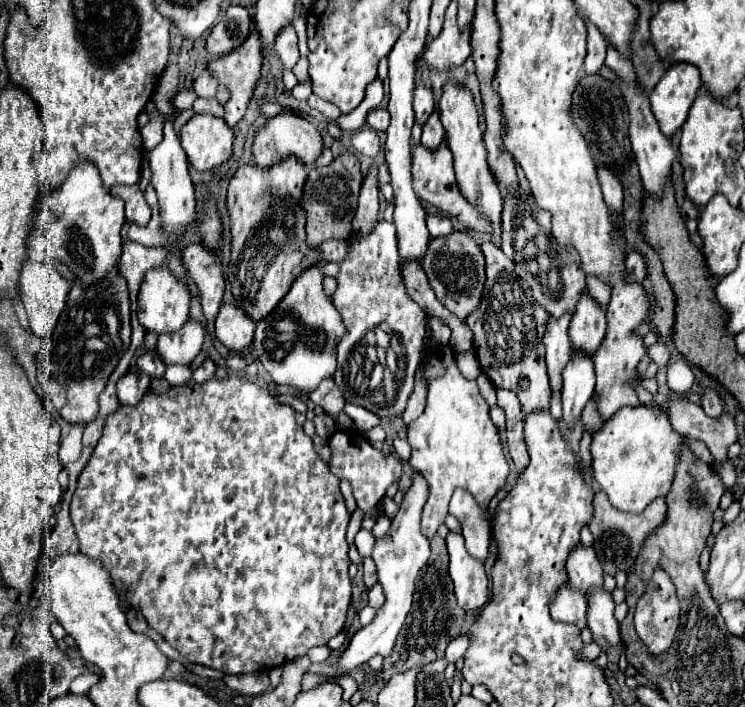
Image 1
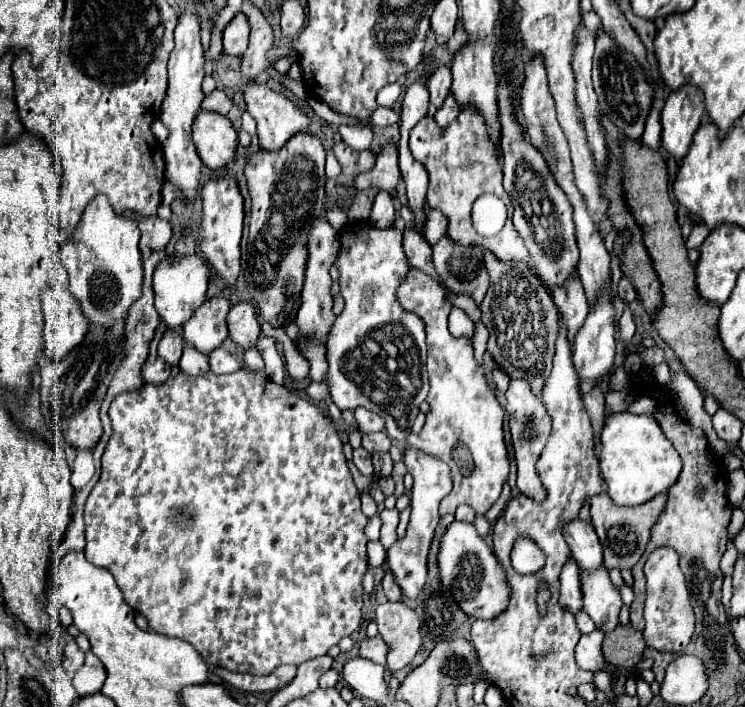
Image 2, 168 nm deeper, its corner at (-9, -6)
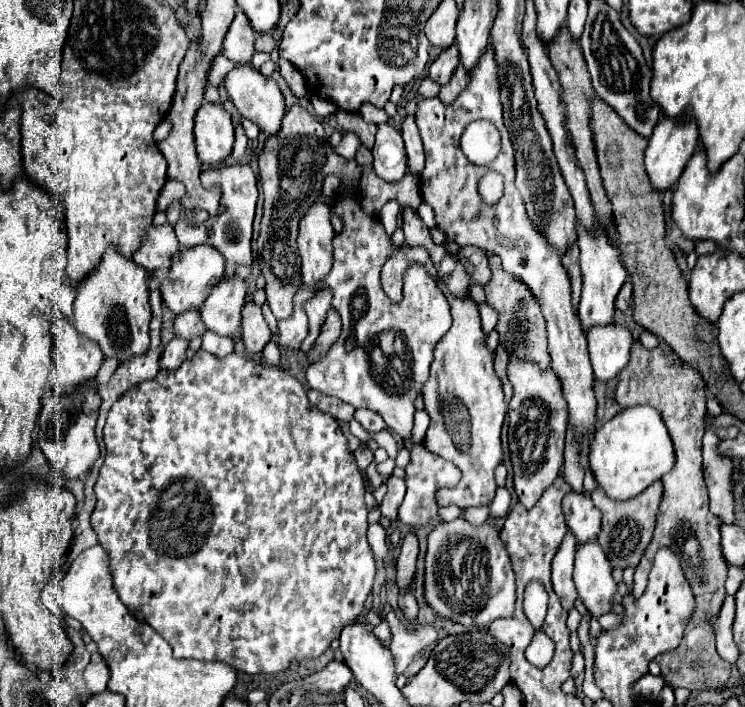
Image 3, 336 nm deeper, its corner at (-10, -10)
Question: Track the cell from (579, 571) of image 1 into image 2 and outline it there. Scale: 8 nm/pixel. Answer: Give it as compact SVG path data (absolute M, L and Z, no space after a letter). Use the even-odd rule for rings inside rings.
M581 518L573 522L569 520L569 524L565 524L565 540L571 548L571 556L581 570L595 570L601 566L603 550L591 522L585 522Z

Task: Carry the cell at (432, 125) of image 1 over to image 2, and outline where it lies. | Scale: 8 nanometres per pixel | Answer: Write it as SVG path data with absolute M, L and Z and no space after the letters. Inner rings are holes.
M449 92L449 96L445 98L445 104L435 114L435 122L439 126L447 126L459 116L459 112L461 112L461 106L457 104L457 100L453 100L453 92Z

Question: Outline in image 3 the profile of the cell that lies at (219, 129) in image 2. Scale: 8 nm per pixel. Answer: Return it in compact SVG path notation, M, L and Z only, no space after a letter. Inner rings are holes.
M204 102L196 114L194 140L198 158L202 162L224 162L234 146L234 126L230 114L220 104Z

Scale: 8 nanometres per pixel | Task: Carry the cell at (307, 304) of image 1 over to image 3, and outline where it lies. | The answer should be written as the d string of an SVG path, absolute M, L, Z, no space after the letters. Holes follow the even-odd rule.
M318 202L302 218L298 234L304 286L318 288L318 284L330 272L332 240L334 240L334 230L330 224L330 208L326 202Z

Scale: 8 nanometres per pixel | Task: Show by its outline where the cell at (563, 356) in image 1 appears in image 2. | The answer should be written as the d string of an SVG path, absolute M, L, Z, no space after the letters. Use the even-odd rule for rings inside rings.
M573 274L573 280L567 280L567 284L557 286L551 296L559 308L561 320L565 322L565 326L569 330L569 340L573 340L577 330L581 328L583 320L587 318L585 314L589 314L589 304L587 304L579 276Z

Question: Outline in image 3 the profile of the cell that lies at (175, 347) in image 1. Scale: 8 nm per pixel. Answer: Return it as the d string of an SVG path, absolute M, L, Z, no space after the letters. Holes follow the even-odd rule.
M234 276L230 280L222 280L218 288L208 296L208 300L200 308L200 318L206 330L236 338L240 334L240 310L246 298L246 284Z

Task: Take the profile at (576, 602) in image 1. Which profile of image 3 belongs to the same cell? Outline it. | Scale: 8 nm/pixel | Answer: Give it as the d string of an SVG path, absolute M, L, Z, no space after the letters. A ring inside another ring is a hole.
M568 532L554 556L554 564L552 564L552 584L554 584L554 592L560 598L560 604L564 610L572 610L574 602L578 598L576 588L574 588L574 580L572 580L572 570L574 570L574 556L576 556L576 540L574 536Z

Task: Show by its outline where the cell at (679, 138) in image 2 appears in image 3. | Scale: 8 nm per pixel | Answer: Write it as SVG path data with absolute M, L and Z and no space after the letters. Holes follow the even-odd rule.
M662 116L660 122L654 128L654 134L650 136L650 144L646 150L646 172L650 176L650 182L654 184L656 190L666 190L670 188L682 174L686 162L690 160L690 156L694 154L696 146L698 146L698 122L694 116Z

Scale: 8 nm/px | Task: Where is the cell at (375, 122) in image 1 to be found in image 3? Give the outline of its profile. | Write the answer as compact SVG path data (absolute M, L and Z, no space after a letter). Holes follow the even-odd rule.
M372 104L362 106L360 116L362 116L366 122L370 122L370 124L382 124L382 122L388 122L388 120L390 120L390 116L388 116L382 108L374 108Z

